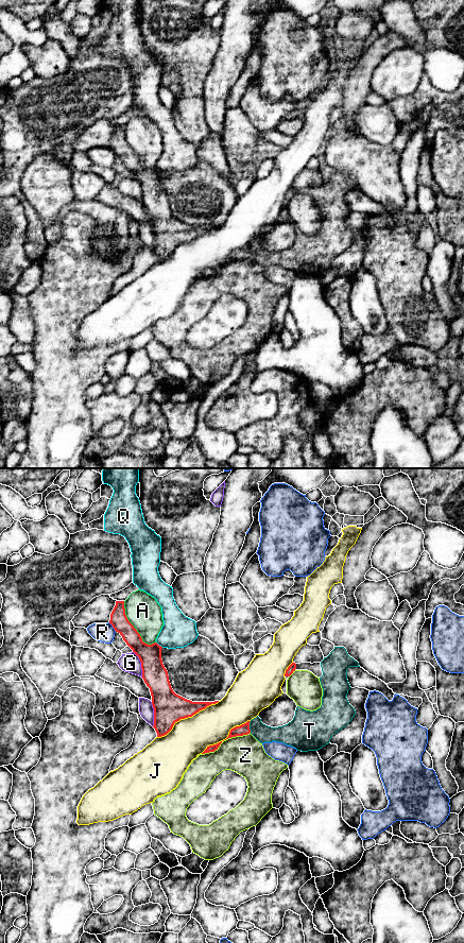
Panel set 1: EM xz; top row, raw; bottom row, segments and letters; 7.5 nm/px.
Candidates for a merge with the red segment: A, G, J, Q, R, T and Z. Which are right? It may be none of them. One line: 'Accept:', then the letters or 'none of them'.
Accept: T

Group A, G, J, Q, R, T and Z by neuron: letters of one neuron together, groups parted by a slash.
A / G / J / Q / R / T / Z

